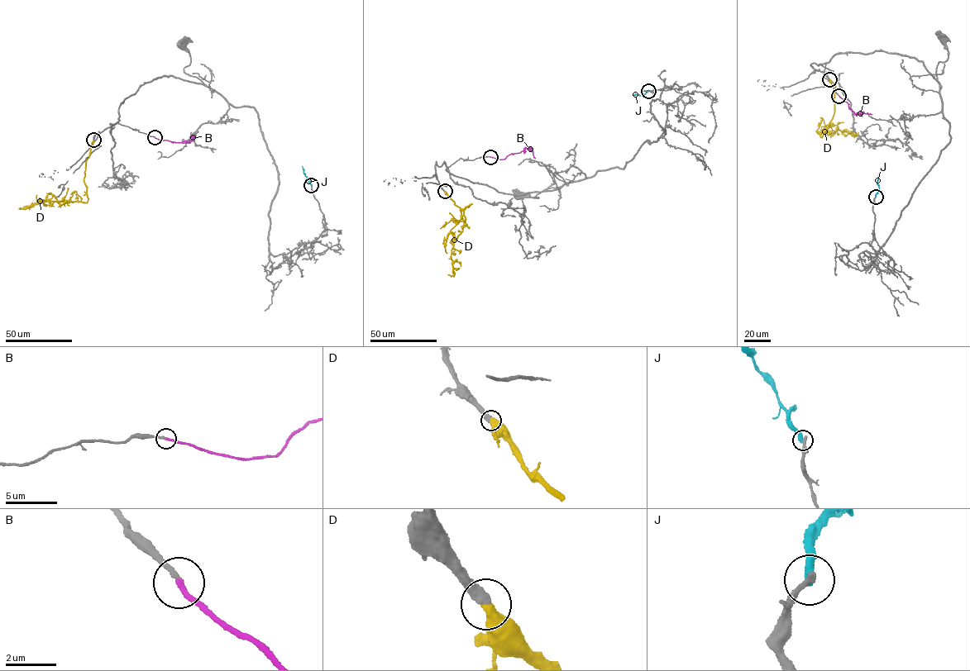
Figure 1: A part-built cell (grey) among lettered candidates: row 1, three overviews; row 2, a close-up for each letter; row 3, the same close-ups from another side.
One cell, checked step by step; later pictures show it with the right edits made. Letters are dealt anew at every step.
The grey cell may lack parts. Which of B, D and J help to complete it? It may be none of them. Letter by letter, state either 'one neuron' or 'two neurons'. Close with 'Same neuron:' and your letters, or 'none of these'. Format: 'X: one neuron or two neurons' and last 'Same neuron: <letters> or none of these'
B: one neuron
D: one neuron
J: two neurons
Same neuron: B, D

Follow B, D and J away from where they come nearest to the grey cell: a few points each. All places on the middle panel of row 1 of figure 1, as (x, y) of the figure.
B: (490, 157), (505, 159), (528, 148), (535, 158)
D: (444, 191), (461, 209), (464, 210), (472, 204), (465, 209), (462, 230), (451, 248), (454, 273), (447, 274)
J: (648, 91), (642, 95), (633, 94)

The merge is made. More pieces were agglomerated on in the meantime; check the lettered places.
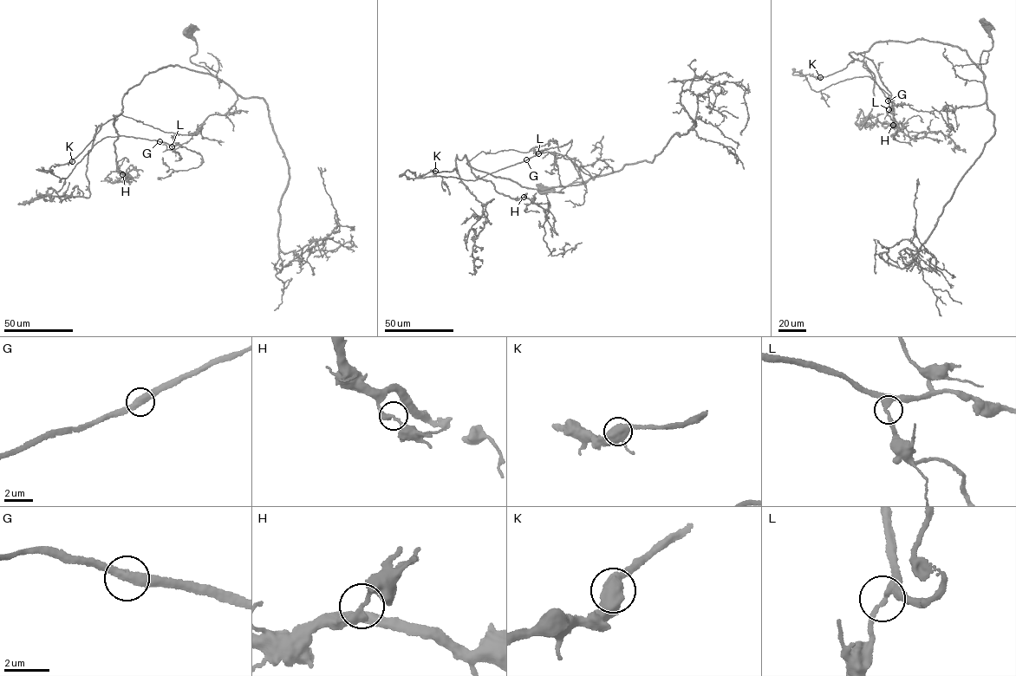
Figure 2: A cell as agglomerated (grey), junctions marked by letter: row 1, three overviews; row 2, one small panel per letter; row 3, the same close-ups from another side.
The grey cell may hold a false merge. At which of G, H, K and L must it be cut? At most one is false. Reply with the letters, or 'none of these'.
none of these

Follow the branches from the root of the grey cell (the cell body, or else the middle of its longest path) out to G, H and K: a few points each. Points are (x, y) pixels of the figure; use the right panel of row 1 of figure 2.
G: (987, 25), (983, 74), (919, 38), (792, 74), (817, 92), (869, 76), (888, 100)
H: (987, 25), (983, 74), (966, 50), (922, 39), (858, 53), (890, 93), (893, 125)
K: (987, 25), (993, 47), (980, 55), (983, 74), (966, 50), (919, 38), (880, 41), (820, 77)

